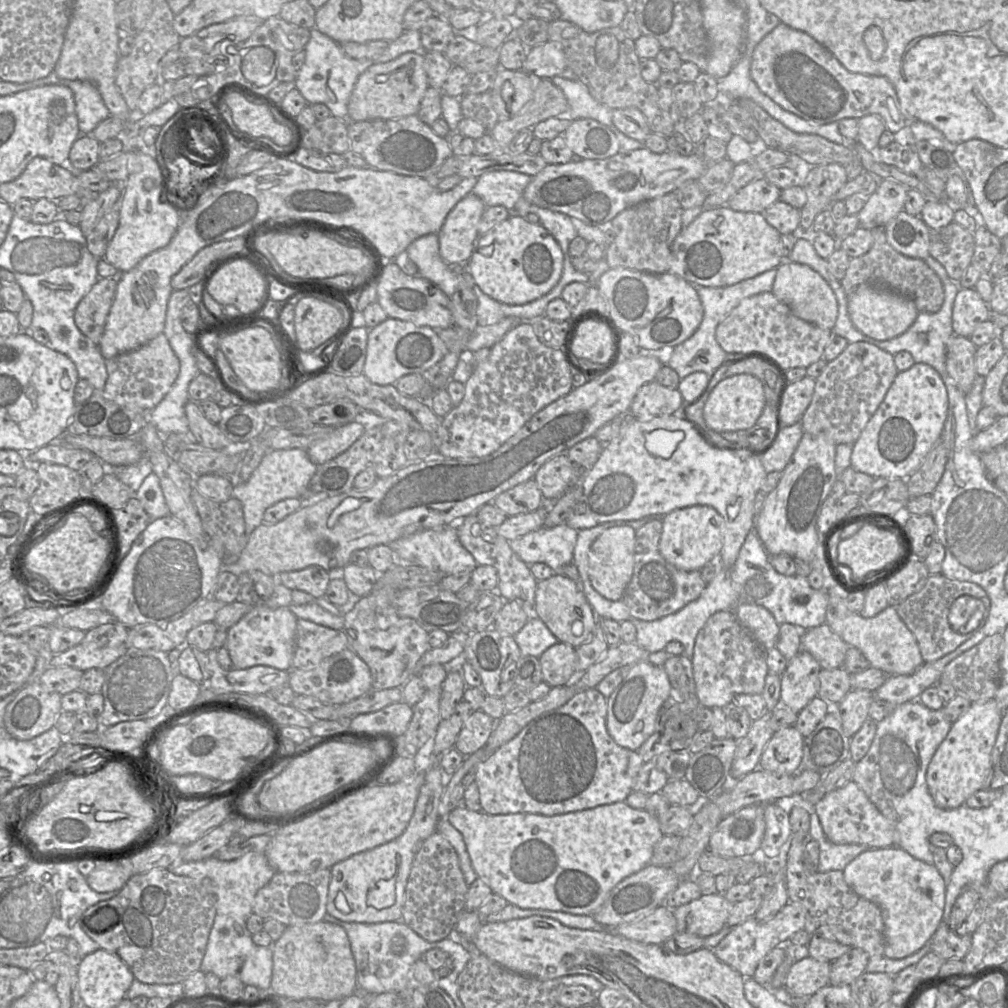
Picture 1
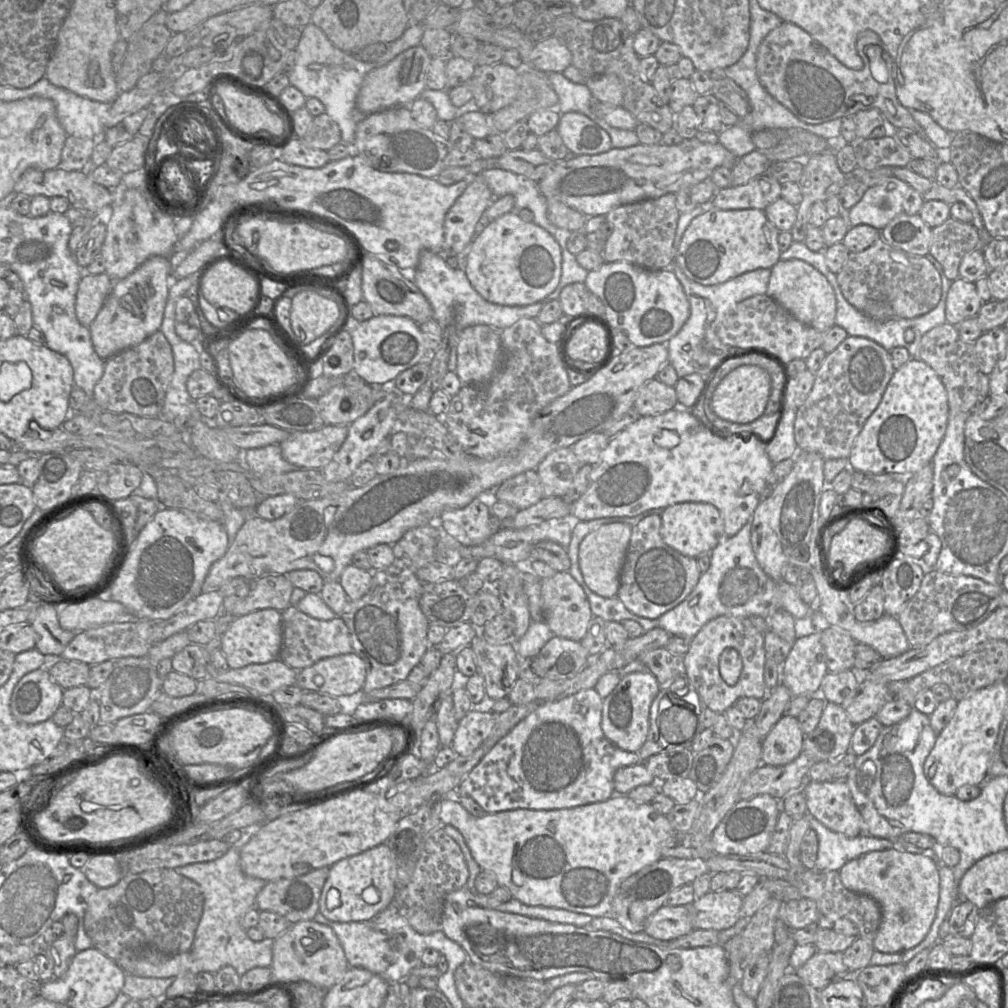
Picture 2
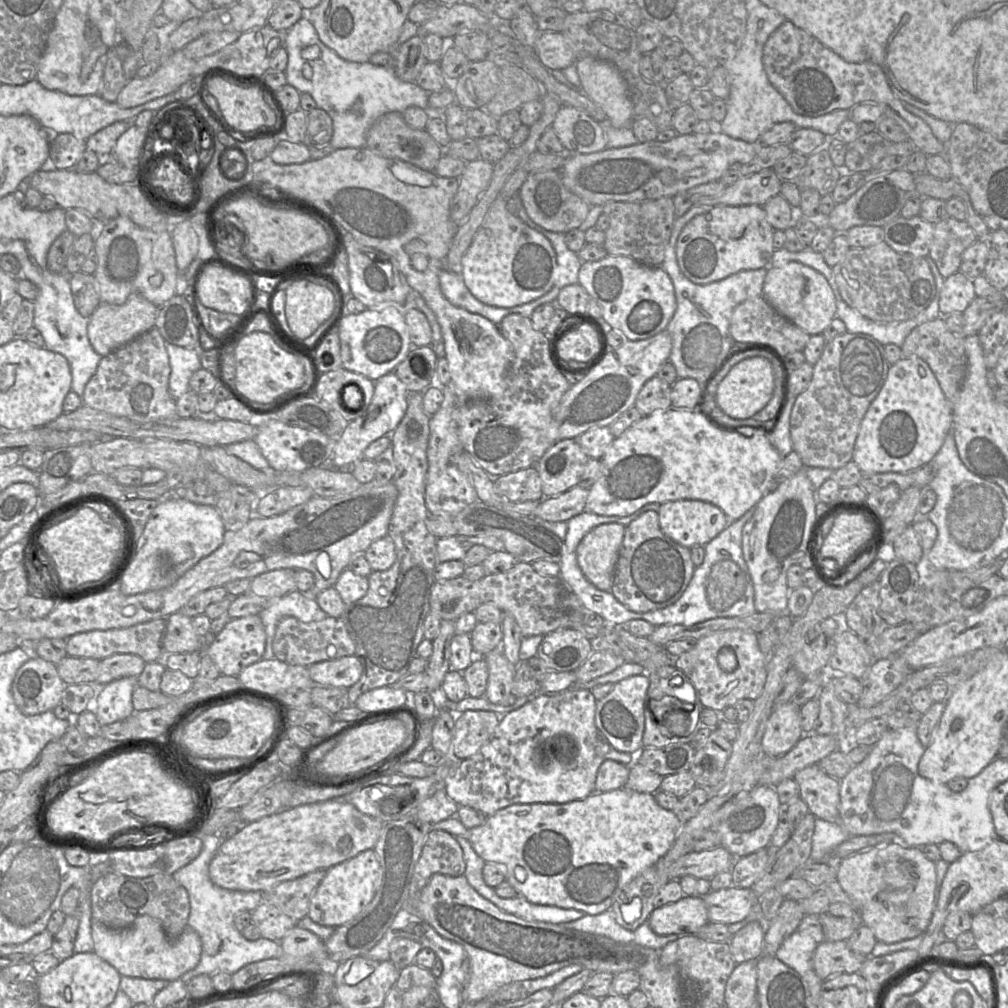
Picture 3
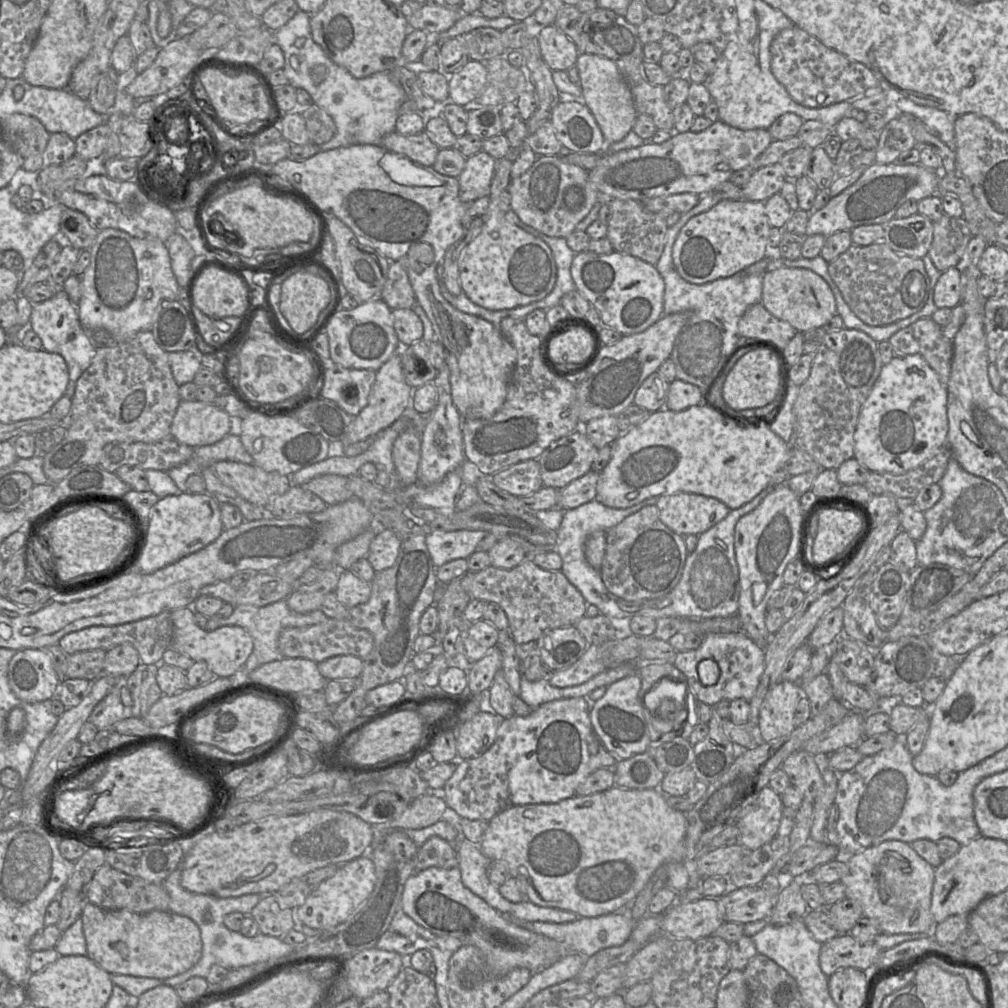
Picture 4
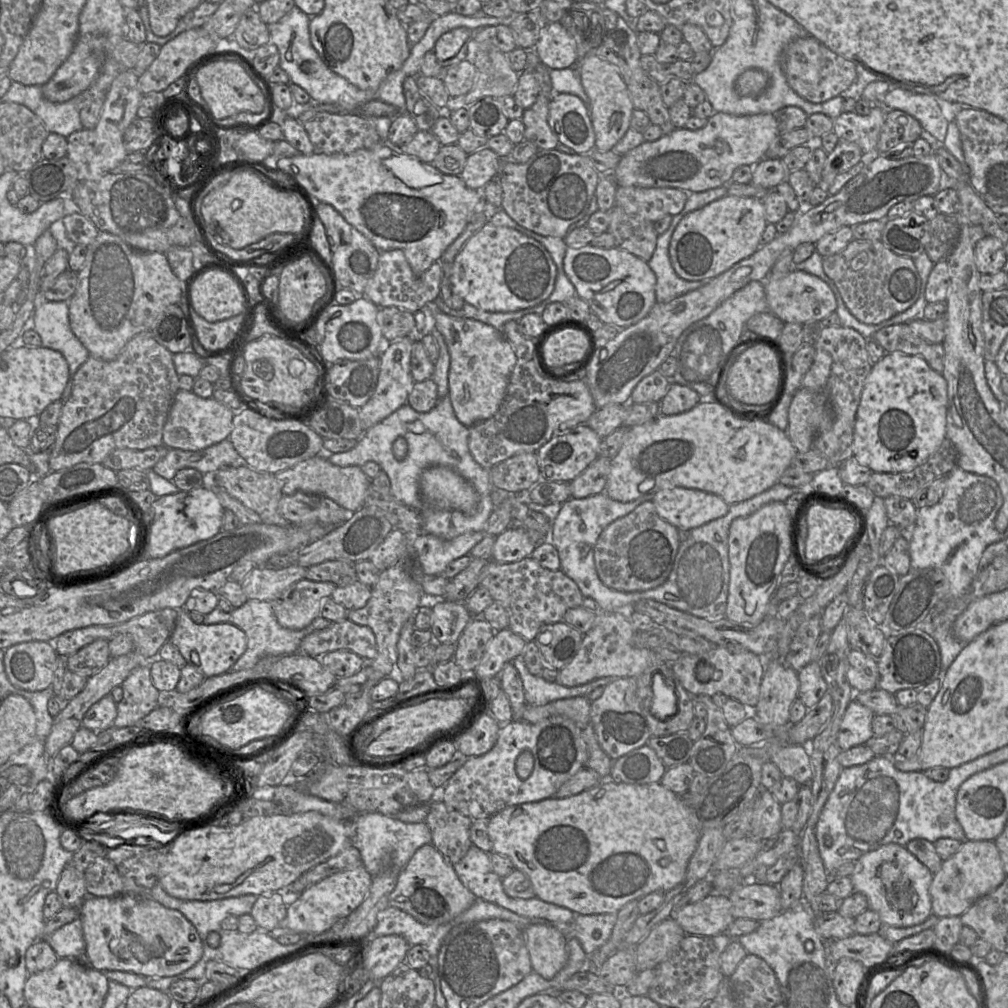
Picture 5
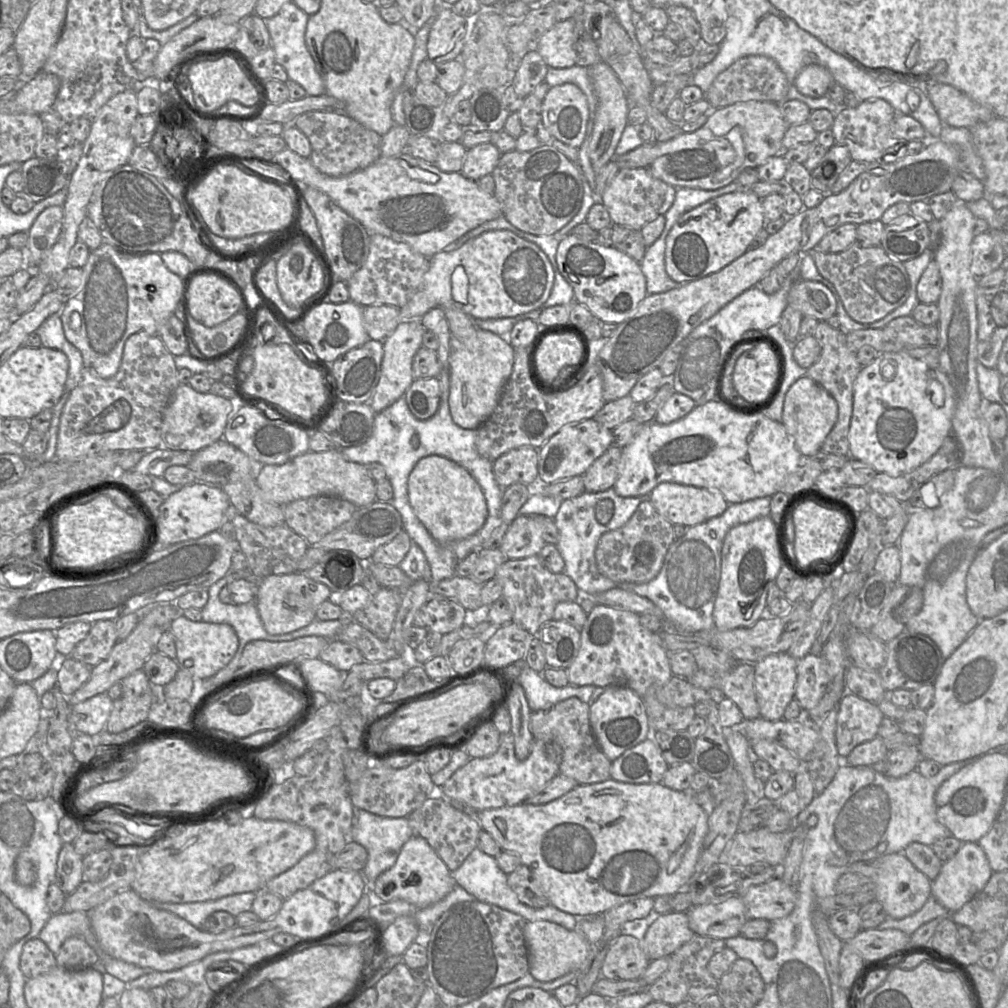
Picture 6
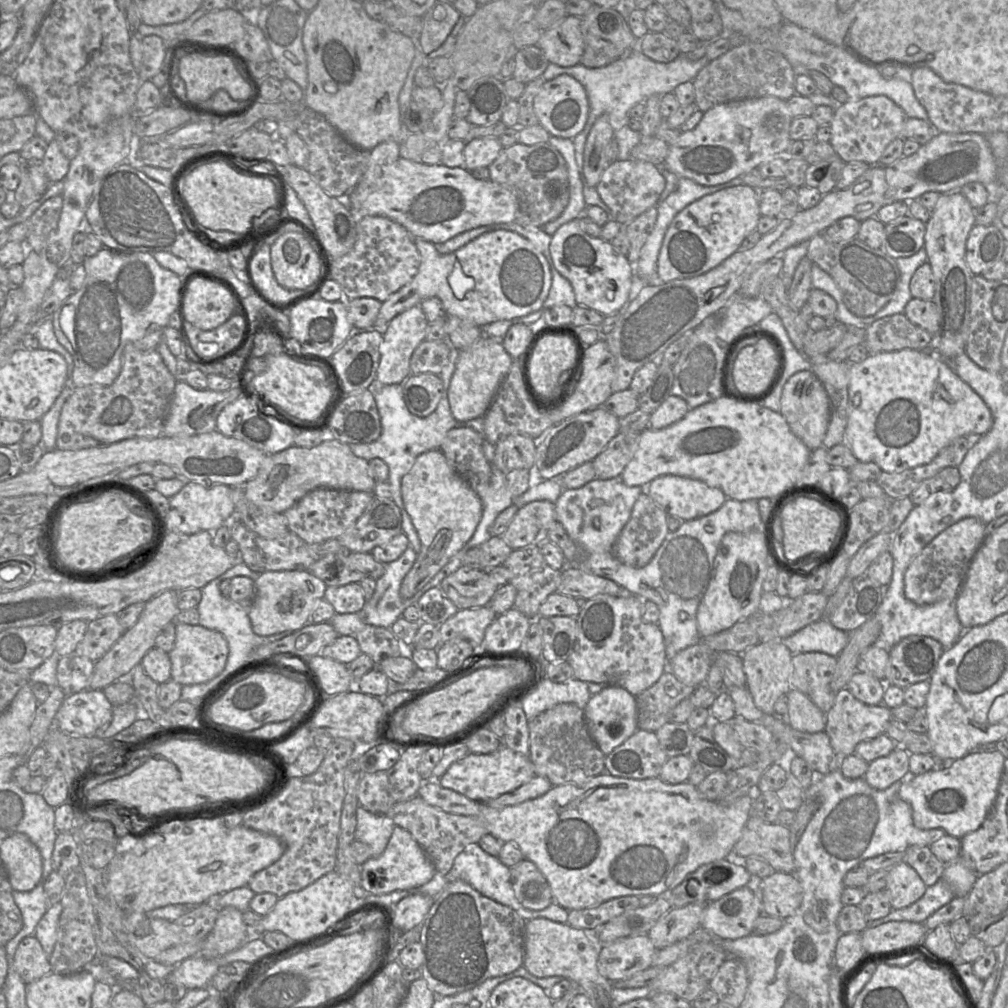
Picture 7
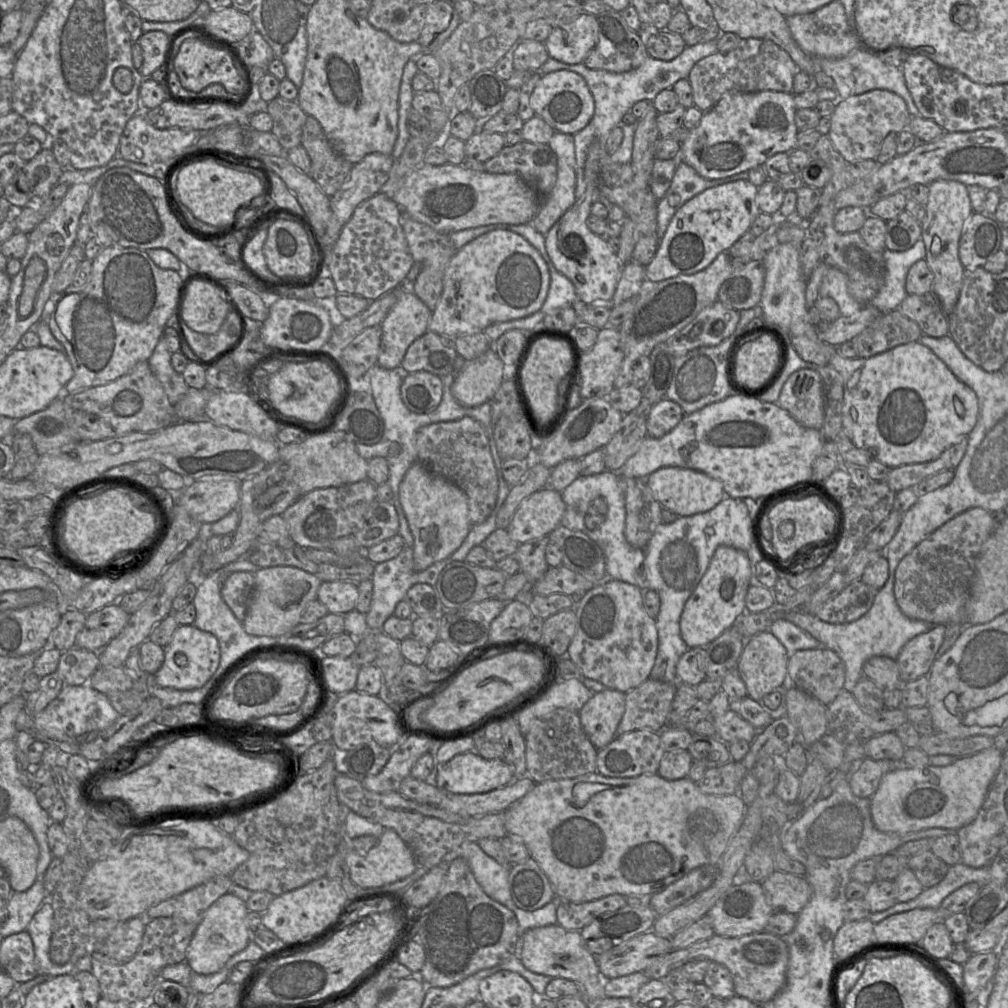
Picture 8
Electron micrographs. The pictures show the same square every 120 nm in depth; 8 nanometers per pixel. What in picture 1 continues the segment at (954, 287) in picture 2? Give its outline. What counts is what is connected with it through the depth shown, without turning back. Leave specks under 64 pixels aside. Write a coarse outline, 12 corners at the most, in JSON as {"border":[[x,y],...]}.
{"border":[[960,288],[953,303],[955,335],[969,338],[990,319],[975,288]]}

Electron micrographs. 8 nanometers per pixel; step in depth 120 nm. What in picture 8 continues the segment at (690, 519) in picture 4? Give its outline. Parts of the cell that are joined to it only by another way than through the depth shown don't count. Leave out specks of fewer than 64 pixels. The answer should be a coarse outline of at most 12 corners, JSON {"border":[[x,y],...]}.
{"border":[[660,468],[646,483],[679,517],[709,511],[720,481],[688,468]]}

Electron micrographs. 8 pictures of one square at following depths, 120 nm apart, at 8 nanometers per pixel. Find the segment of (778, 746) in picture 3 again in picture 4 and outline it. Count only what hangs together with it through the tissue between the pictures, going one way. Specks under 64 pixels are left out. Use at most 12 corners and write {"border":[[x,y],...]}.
{"border":[[799,684],[766,694],[758,719],[763,742],[795,729]]}

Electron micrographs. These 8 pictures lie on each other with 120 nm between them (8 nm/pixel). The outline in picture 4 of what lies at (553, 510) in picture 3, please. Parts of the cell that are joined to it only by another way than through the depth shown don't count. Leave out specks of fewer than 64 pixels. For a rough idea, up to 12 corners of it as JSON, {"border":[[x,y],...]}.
{"border":[[590,470],[559,491],[557,507],[596,499],[599,472]]}

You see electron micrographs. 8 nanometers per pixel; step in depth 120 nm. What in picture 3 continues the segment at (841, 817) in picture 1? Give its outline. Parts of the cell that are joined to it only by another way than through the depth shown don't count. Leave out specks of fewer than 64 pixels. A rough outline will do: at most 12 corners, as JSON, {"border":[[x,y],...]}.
{"border":[[817,764],[793,779],[815,818],[838,823],[840,780]]}

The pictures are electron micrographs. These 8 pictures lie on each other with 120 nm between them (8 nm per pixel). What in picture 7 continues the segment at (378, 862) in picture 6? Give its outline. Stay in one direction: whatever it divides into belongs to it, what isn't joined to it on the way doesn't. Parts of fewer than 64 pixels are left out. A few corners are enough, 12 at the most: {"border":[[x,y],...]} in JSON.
{"border":[[361,805],[356,810],[355,840],[372,857],[386,849],[395,823]]}

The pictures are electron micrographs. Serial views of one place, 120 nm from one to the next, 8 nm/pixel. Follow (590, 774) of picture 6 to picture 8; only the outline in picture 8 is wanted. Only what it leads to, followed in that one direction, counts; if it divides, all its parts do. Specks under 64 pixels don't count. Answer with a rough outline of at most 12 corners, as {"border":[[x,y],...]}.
{"border":[[556,708],[525,736],[535,783],[597,772],[577,712]]}

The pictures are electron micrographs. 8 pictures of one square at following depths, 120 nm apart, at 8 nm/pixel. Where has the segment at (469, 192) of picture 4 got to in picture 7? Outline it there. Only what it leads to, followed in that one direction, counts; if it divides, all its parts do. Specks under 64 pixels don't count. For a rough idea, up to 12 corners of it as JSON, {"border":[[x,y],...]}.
{"border":[[497,137],[466,141],[464,167],[489,167],[503,146]]}

